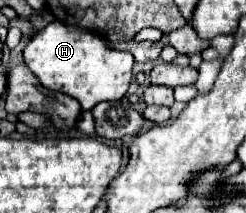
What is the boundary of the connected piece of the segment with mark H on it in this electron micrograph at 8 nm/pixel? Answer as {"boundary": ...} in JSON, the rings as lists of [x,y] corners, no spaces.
{"boundary":[[[51,22],[23,50],[25,64],[39,82],[55,92],[75,98],[83,110],[95,108],[97,102],[121,100],[127,94],[133,76],[133,56],[107,48],[105,40],[83,28]]]}

